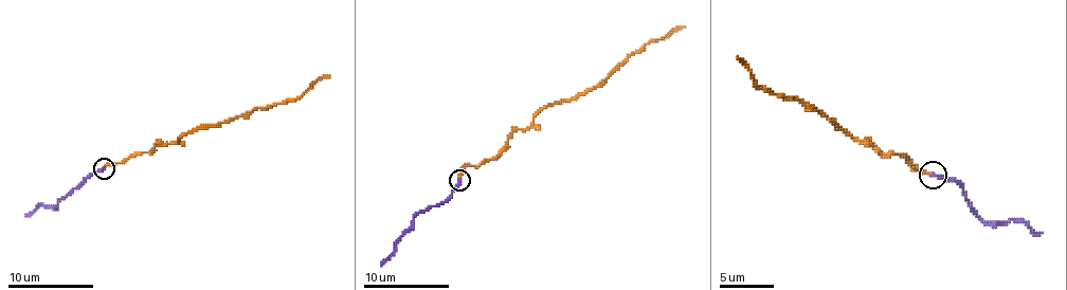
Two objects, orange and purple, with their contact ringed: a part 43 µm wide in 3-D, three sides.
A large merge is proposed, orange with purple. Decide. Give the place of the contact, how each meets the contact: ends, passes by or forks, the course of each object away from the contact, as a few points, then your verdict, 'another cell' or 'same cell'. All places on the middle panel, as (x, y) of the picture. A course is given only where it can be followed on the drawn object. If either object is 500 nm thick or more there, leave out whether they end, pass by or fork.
(459, 180) | orange ends | purple ends | orange via (460, 180), (467, 165), (494, 157), (513, 131), (530, 125), (544, 108), (599, 86), (647, 43), (685, 26) | purple via (460, 180), (450, 195), (411, 221), (394, 253), (381, 266) | another cell

